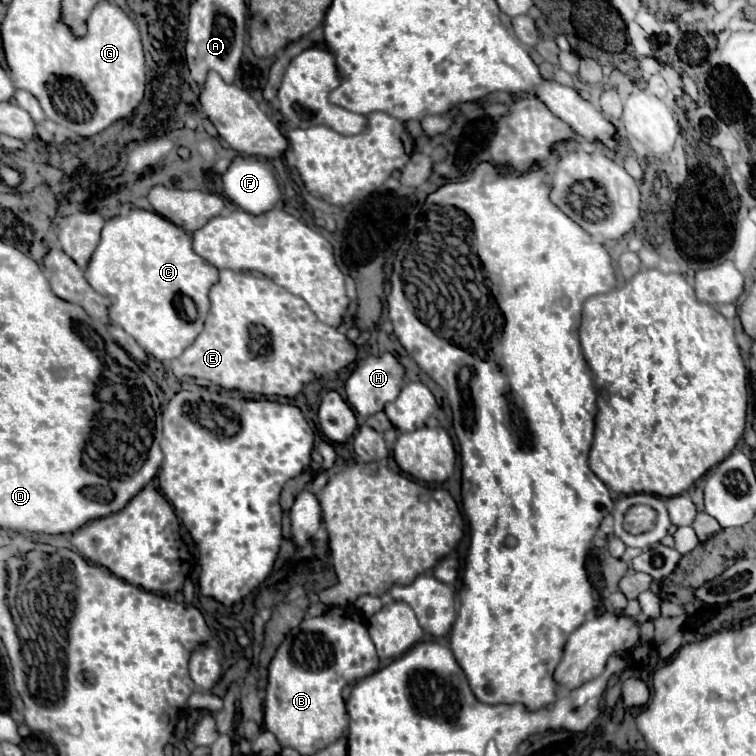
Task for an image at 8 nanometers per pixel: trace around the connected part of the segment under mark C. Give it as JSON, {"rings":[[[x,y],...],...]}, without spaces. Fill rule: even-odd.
{"rings":[[[132,208],[126,216],[106,220],[102,240],[84,270],[88,284],[98,294],[112,298],[112,304],[108,306],[110,320],[122,326],[136,342],[140,342],[146,354],[160,362],[178,358],[202,332],[210,308],[208,290],[218,280],[218,268],[204,262],[190,246],[192,240],[188,234],[164,216]],[[180,294],[194,300],[198,310],[196,320],[186,320],[174,304],[174,298]]]}

